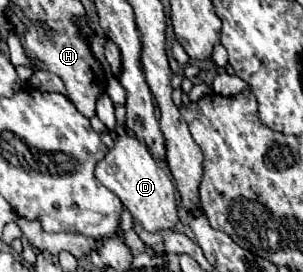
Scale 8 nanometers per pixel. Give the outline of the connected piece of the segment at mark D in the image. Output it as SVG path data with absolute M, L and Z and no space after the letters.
M127 133L115 135L113 149L109 149L95 167L95 177L121 199L121 203L145 231L155 233L161 229L171 229L179 221L171 173L165 165L159 165L155 159L151 159L151 153L139 139Z

